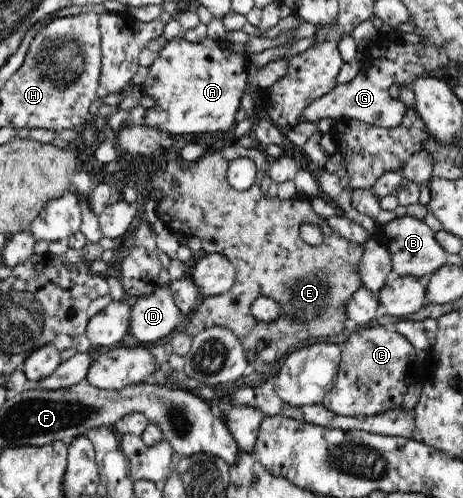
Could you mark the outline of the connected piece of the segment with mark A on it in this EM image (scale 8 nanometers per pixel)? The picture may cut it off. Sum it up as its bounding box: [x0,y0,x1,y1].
[141,35,249,136]

